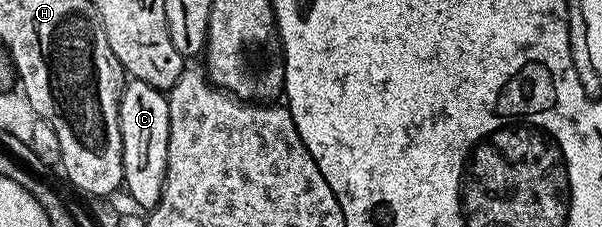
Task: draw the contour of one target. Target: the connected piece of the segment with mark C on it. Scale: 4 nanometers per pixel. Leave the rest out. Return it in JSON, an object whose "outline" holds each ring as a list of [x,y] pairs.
{"outline":[[[130,79],[123,86],[120,101],[120,133],[122,134],[122,182],[124,191],[134,198],[138,207],[152,209],[162,196],[168,165],[168,98],[139,79]]]}

